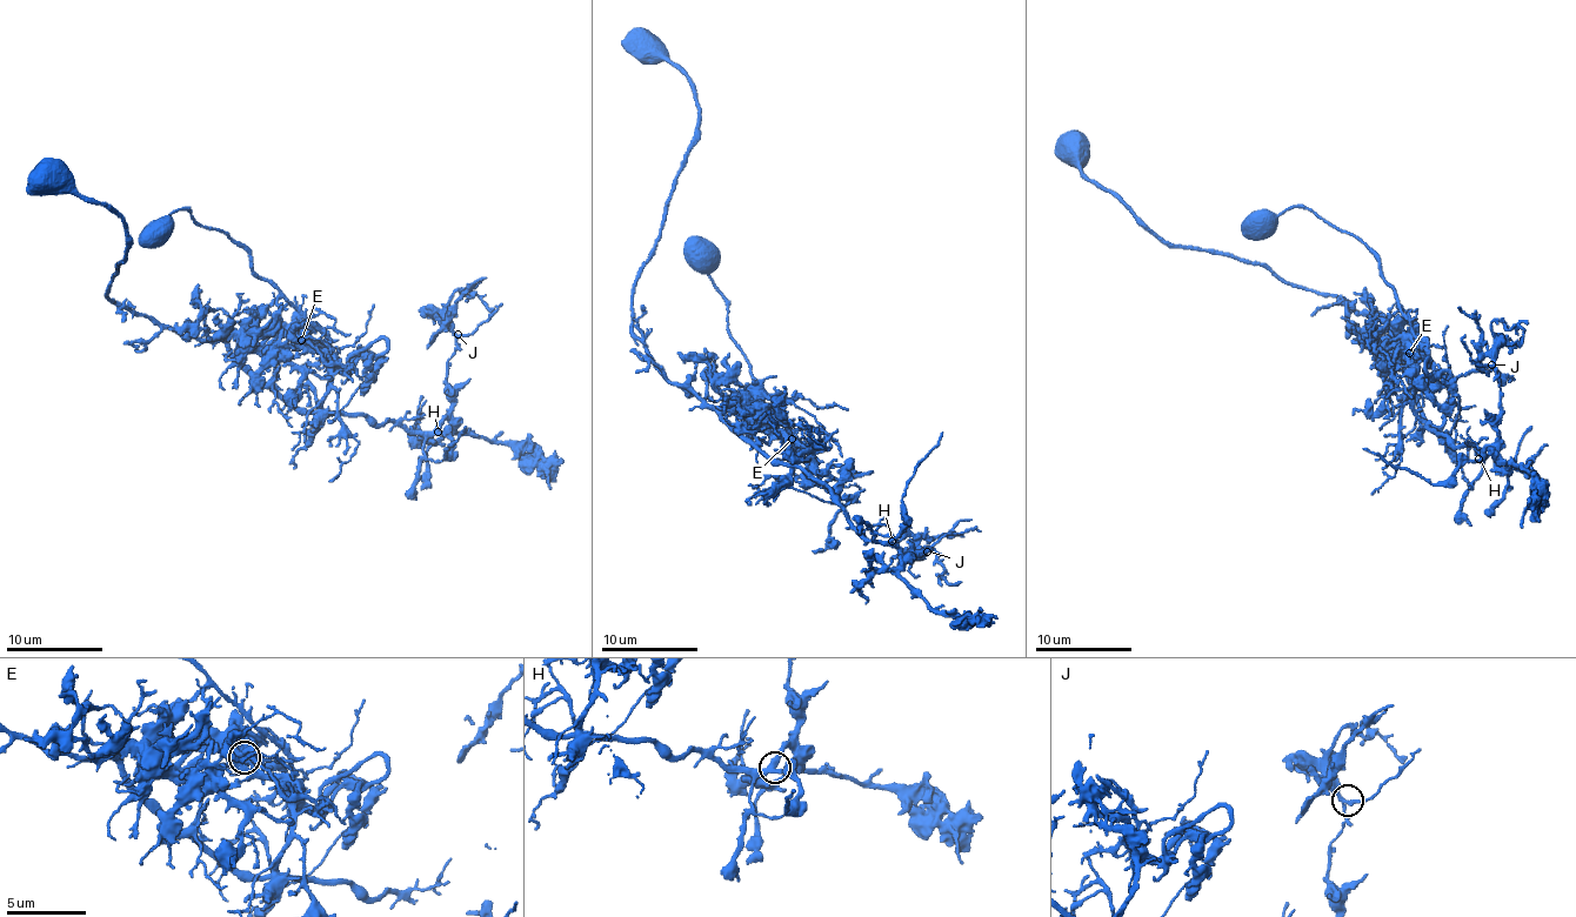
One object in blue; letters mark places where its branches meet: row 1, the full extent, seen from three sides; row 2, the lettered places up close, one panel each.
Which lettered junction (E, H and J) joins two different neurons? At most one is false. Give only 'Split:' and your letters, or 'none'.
Split: E

